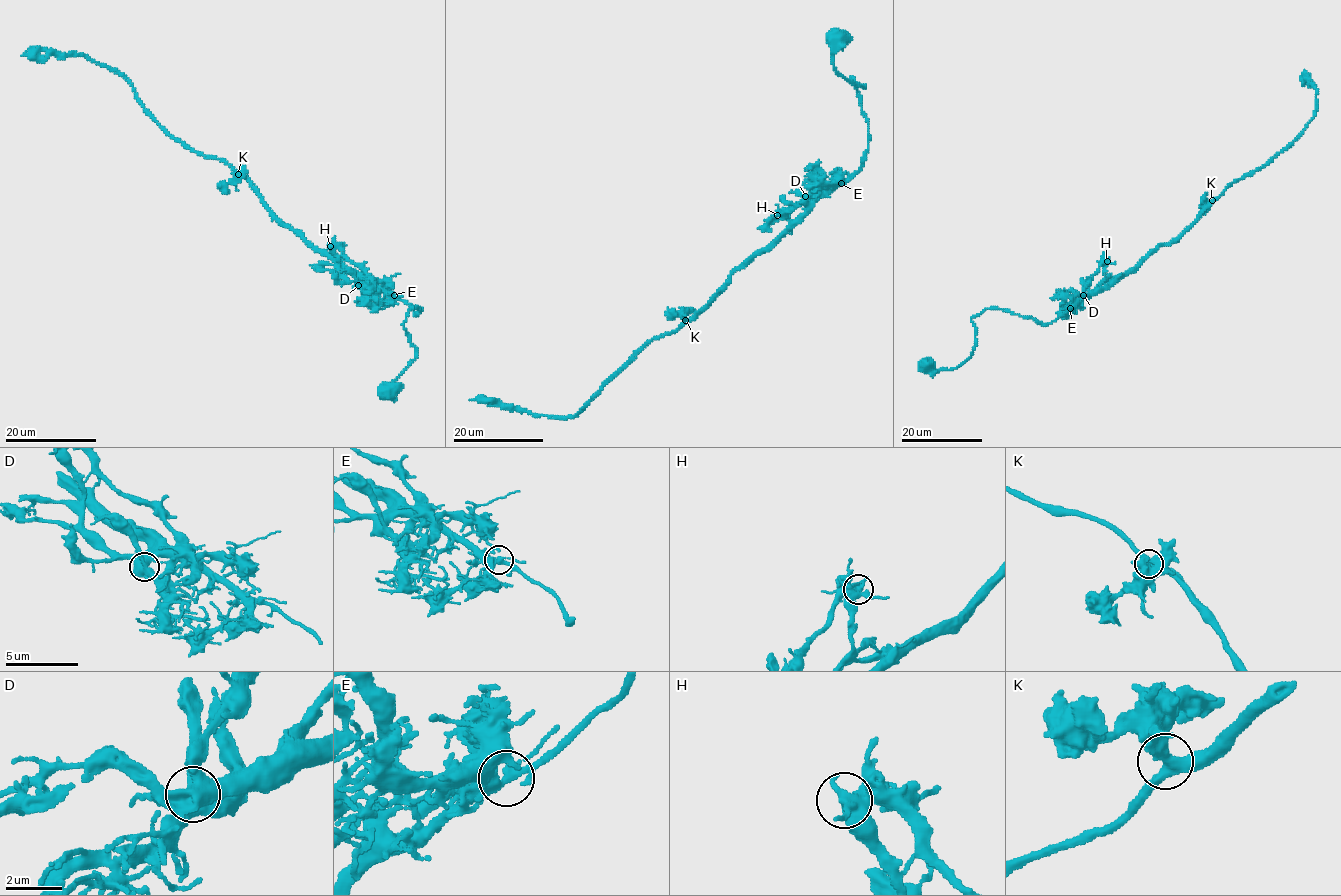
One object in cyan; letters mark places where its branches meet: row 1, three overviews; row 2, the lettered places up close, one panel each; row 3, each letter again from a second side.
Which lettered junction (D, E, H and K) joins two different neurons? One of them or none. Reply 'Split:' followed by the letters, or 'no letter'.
Split: no letter

